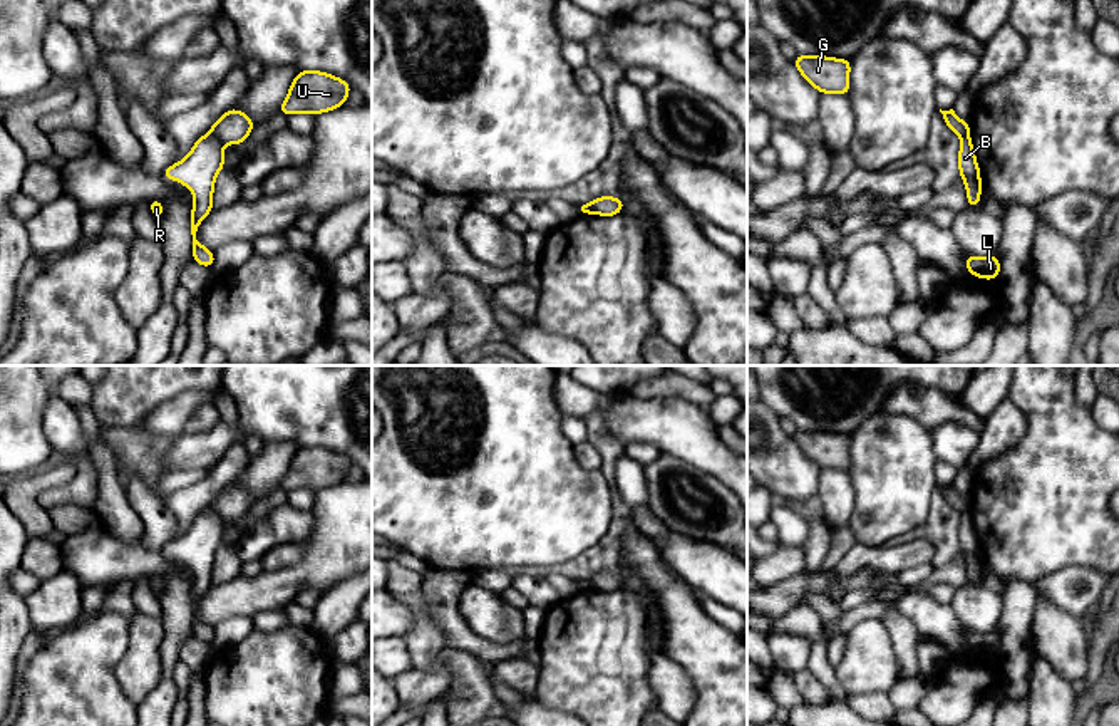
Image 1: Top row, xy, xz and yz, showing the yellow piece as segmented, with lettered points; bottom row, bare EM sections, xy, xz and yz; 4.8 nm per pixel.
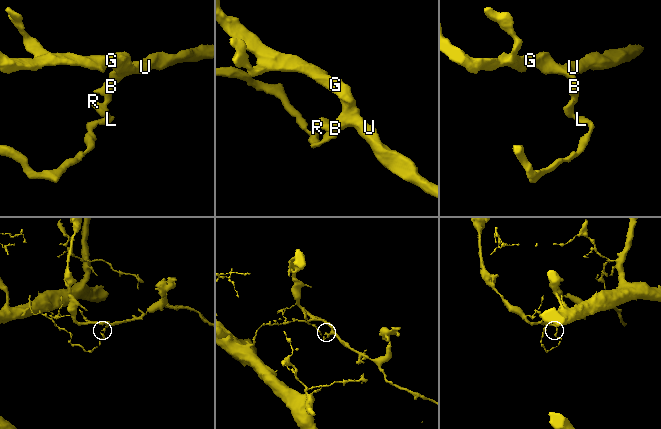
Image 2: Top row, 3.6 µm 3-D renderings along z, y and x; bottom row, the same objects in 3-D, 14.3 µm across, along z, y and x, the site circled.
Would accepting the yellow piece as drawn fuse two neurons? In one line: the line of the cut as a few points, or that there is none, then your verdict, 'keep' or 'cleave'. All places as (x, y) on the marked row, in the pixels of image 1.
xy (210, 133), (223, 145) | cleave

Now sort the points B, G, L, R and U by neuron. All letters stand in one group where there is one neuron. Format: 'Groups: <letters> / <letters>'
Groups: B L R / G U

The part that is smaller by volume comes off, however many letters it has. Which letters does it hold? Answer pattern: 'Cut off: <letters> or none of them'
Cut off: G, U

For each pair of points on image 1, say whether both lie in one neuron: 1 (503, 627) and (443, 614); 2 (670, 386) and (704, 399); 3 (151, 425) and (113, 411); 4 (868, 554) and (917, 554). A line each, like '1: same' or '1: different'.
1: different
2: same
3: different
4: same

